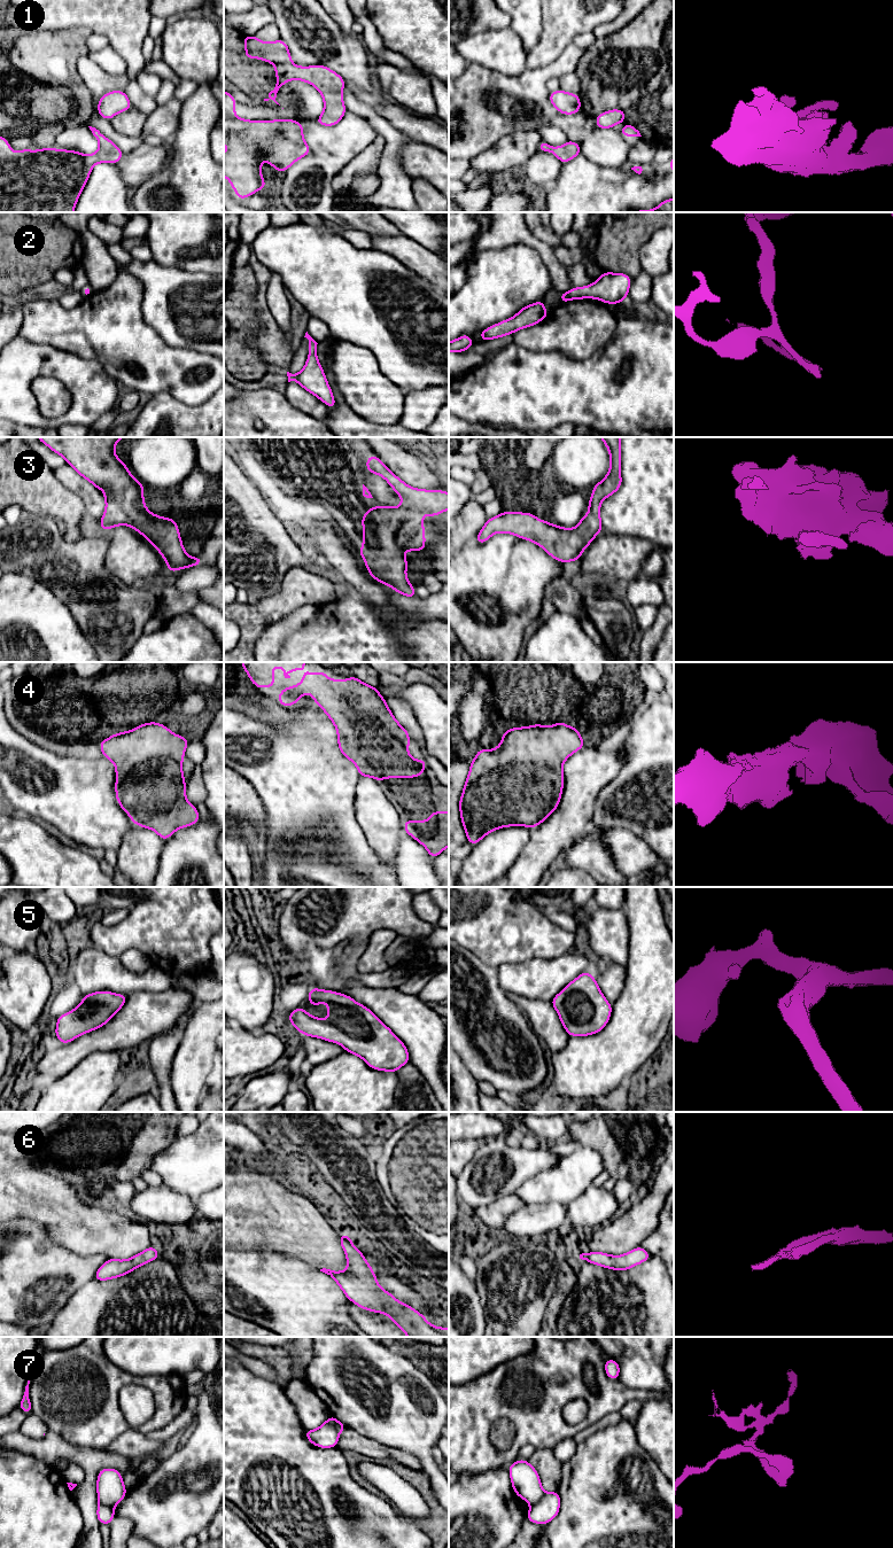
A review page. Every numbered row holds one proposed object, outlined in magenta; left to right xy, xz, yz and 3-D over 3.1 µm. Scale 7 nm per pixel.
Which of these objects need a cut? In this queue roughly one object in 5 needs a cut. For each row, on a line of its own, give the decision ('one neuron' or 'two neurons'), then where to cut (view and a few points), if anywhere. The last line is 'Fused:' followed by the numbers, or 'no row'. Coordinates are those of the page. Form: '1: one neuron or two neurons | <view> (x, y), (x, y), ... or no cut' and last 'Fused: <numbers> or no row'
1: one neuron | no cut
2: one neuron | no cut
3: one neuron | no cut
4: one neuron | no cut
5: one neuron | no cut
6: one neuron | no cut
7: two neurons | xz (326, 1421), (334, 1428), (338, 1434)
Fused: 7

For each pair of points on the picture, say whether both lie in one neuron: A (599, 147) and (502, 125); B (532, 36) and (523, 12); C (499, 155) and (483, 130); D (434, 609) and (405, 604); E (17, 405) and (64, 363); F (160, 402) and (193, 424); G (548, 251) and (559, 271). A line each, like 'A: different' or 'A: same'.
A: same
B: same
C: different
D: same
E: same
F: same
G: same

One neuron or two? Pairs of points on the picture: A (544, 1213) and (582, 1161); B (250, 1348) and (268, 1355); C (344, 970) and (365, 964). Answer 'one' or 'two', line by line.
A: two
B: one
C: two

